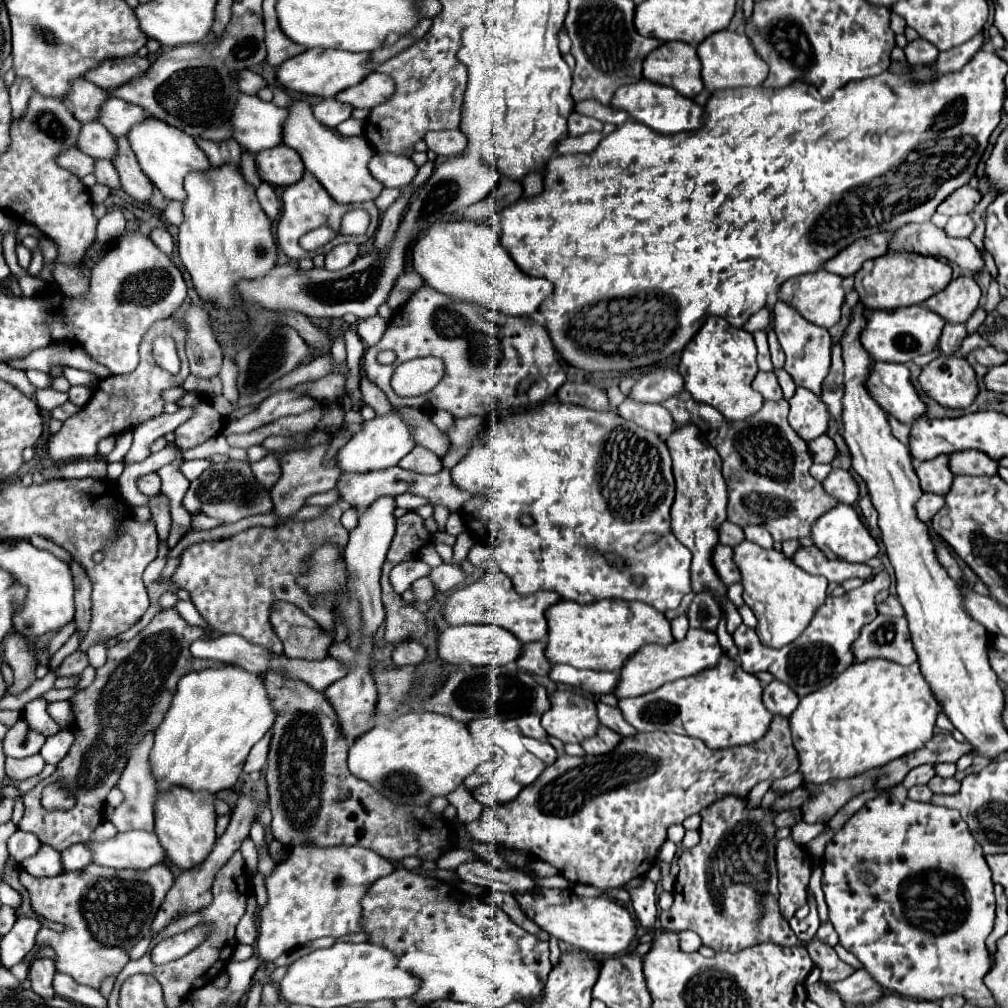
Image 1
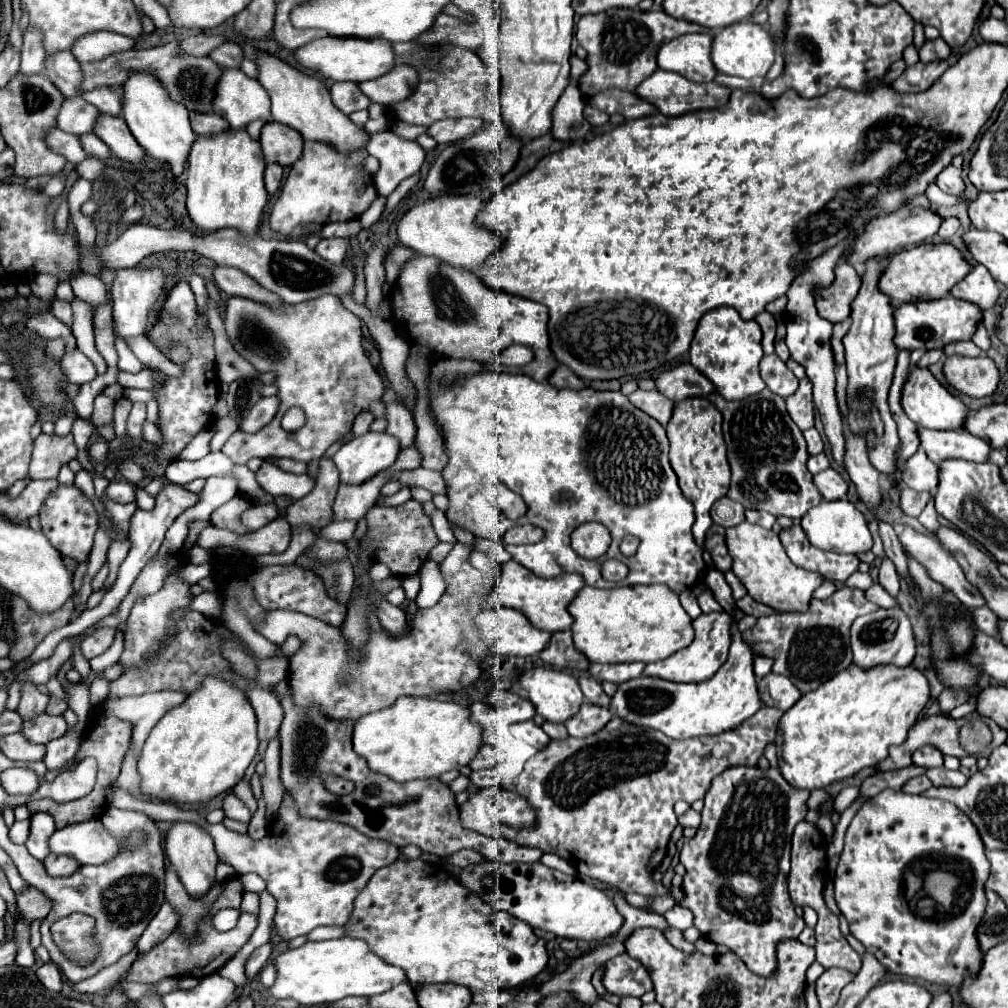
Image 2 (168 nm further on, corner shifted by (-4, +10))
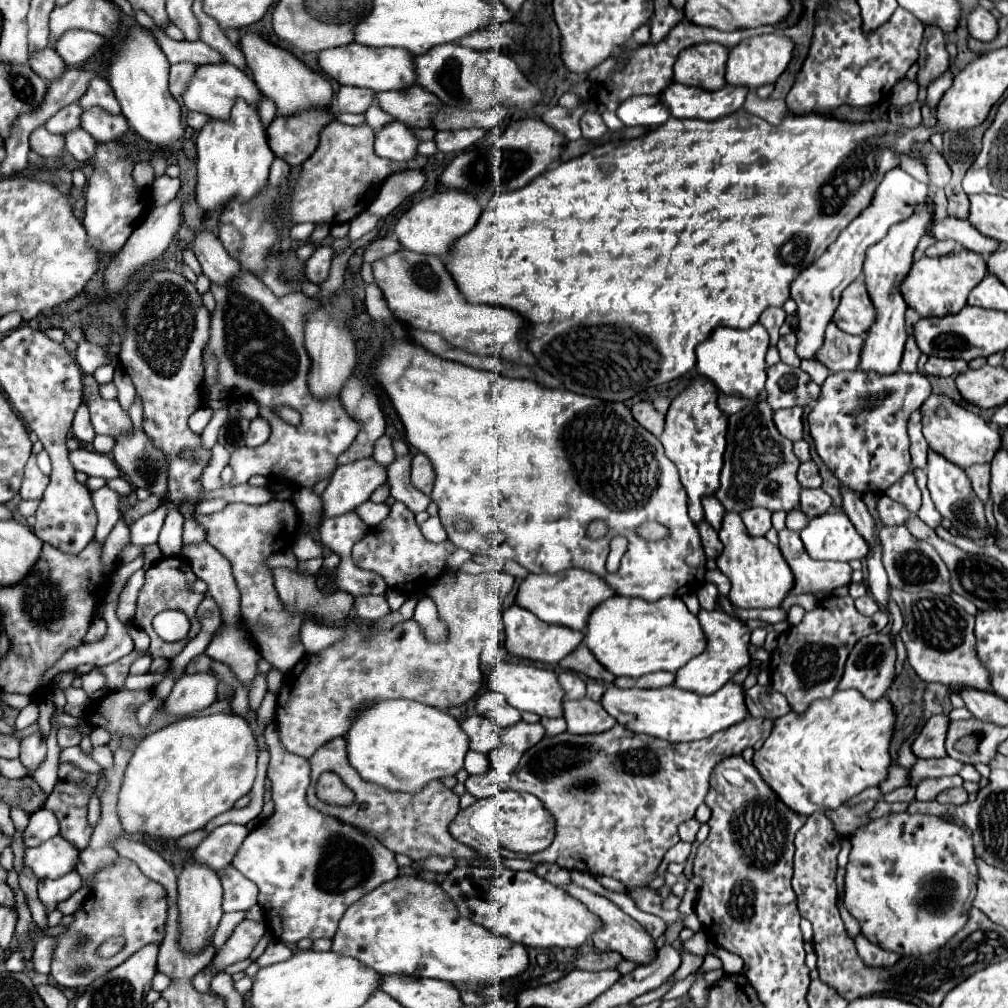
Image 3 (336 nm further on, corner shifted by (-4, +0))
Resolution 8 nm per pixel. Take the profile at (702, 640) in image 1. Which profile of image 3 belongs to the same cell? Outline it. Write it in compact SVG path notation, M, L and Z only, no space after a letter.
M701 608L697 618L699 618L701 626L705 628L705 634L707 634L707 650L701 656L697 656L695 660L689 660L685 664L685 668L677 672L675 686L703 694L703 696L709 696L709 694L717 692L741 668L745 668L749 664L749 660L751 660L751 656L749 656L751 630L741 620L735 620L733 616L727 616L725 612L719 612L719 610L703 610Z

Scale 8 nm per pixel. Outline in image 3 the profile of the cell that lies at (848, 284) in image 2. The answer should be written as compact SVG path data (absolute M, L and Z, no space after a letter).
M863 276L843 290L841 304L837 306L833 318L837 326L847 334L867 334L875 322L875 306L867 294Z

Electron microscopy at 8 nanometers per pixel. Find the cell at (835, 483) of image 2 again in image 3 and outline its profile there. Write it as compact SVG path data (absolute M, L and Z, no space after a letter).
M801 490L799 492L799 510L807 514L807 518L811 516L821 516L831 508L831 498L821 490Z

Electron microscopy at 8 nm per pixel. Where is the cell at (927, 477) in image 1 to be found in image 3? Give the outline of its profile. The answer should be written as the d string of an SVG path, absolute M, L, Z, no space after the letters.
M907 472L907 476L903 476L899 484L893 484L885 494L891 500L903 504L911 514L917 514L921 508L921 490L917 488L915 476L911 476L911 472Z

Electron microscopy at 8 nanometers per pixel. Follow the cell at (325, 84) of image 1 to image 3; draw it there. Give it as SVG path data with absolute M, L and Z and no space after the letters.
M353 42L353 44L339 46L339 48L333 48L327 52L319 52L317 62L339 84L363 86L363 88L371 88L375 92L405 90L415 84L413 54L405 52L403 48L371 48L371 46Z

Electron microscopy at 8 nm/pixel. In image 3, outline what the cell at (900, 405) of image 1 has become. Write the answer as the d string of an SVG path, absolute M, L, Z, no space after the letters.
M931 394L925 400L921 414L923 414L923 434L929 446L963 470L967 470L973 464L989 464L1001 448L1001 434L995 428L991 428L989 424L985 424L983 418L959 406L947 396Z

